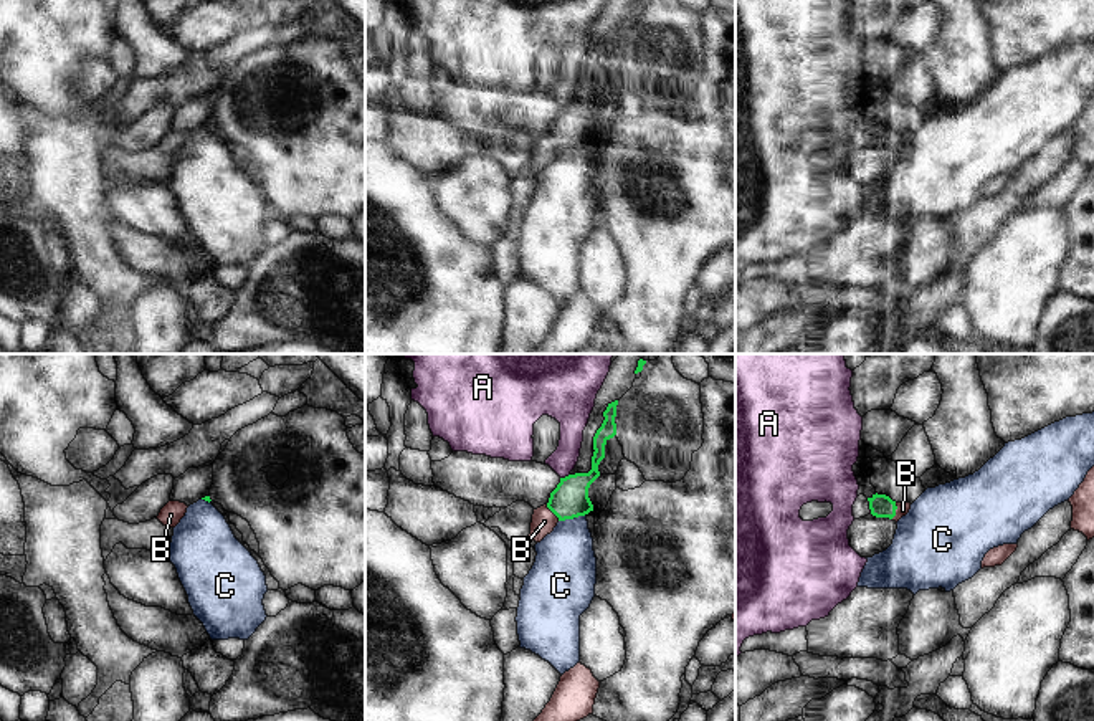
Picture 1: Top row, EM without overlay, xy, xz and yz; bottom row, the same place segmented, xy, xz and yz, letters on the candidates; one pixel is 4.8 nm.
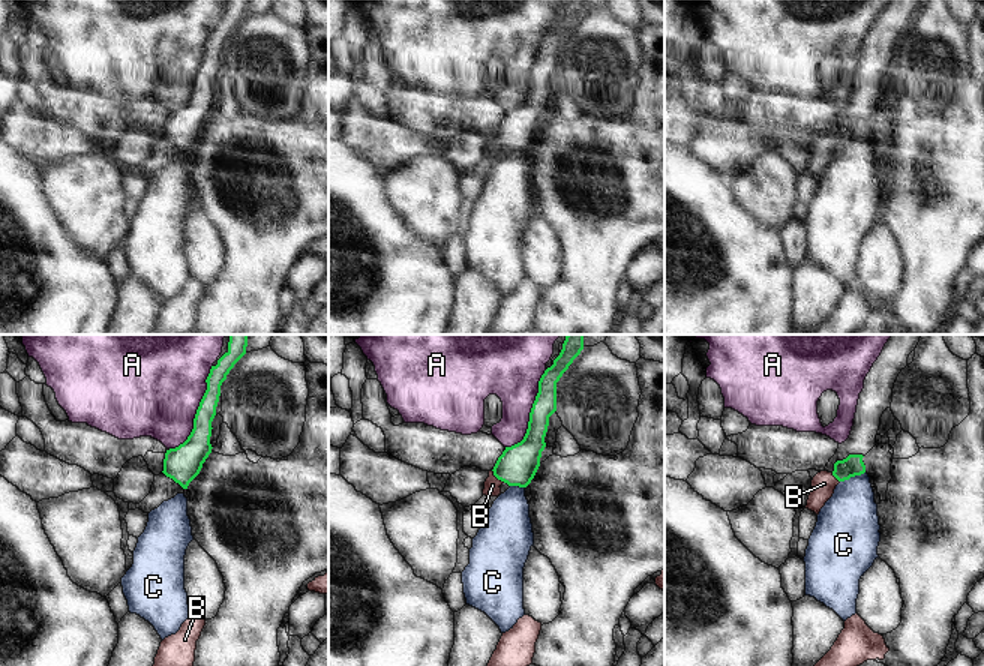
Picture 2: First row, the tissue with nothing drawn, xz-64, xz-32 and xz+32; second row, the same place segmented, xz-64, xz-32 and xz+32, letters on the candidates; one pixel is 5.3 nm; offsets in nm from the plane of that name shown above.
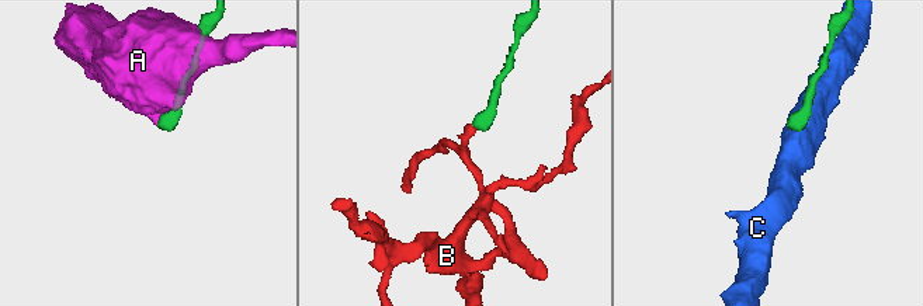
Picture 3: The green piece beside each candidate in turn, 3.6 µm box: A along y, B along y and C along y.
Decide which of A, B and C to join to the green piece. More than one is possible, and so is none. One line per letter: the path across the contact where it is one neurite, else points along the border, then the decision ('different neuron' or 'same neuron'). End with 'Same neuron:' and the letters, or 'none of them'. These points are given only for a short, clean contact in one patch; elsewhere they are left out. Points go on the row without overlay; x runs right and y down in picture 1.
A: border xz (569, 103), (561, 108); different neuron
B: way xz (569, 129), (552, 141), (544, 151); same neuron
C: border xz (585, 143), (559, 151); different neuron
Same neuron: B

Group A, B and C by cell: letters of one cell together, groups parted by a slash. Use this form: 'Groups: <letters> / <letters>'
Groups: A / B / C.

